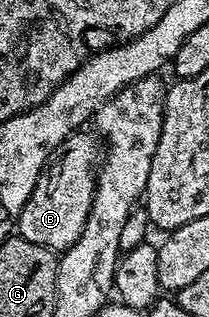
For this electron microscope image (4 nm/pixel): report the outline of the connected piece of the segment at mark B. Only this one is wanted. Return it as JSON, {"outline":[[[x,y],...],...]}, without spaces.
{"outline":[[[85,133],[72,134],[51,152],[35,188],[31,188],[31,196],[27,196],[27,204],[23,204],[23,212],[19,212],[16,233],[31,240],[31,244],[64,252],[79,240],[83,224],[87,224],[97,187],[95,175],[99,169],[99,142],[92,133]]]}

